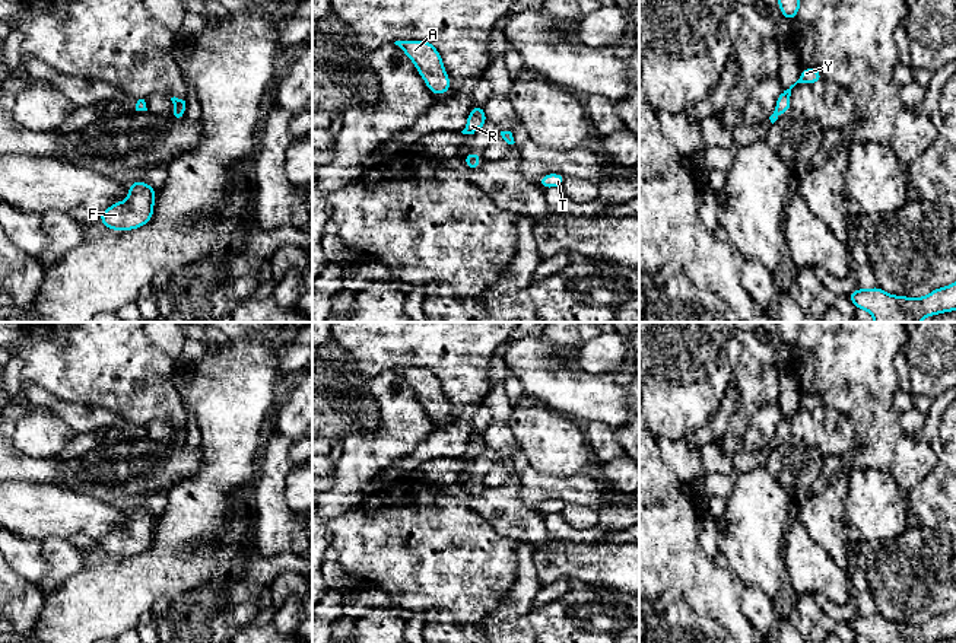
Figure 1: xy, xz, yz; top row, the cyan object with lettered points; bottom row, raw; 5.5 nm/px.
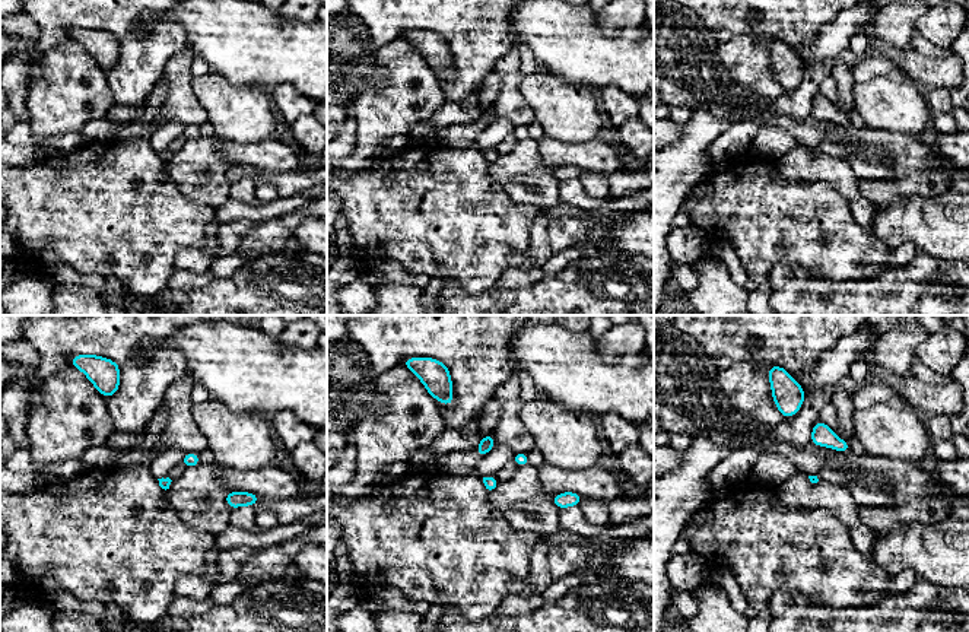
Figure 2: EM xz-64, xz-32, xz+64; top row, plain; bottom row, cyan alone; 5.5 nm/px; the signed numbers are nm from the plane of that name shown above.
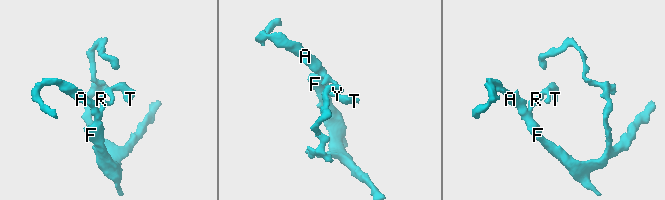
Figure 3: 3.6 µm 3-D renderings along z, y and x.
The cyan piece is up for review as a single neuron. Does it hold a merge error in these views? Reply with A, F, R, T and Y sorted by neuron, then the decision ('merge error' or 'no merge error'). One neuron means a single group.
A F R T Y; no merge error

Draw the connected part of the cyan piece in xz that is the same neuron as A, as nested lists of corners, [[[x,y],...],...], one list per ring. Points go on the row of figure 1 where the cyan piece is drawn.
[[[412,39],[396,41],[394,44],[415,63],[417,73],[433,95],[448,92],[451,86],[450,77],[444,69],[441,54],[431,42]]]

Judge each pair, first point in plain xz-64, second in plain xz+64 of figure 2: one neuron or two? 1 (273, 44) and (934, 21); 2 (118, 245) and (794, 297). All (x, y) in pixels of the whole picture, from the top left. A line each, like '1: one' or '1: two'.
1: two
2: two

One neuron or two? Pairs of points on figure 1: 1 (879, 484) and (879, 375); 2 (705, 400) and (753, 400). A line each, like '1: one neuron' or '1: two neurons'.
1: two neurons
2: two neurons

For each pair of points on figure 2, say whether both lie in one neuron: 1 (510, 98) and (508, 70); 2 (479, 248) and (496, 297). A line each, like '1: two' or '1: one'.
1: one
2: two

